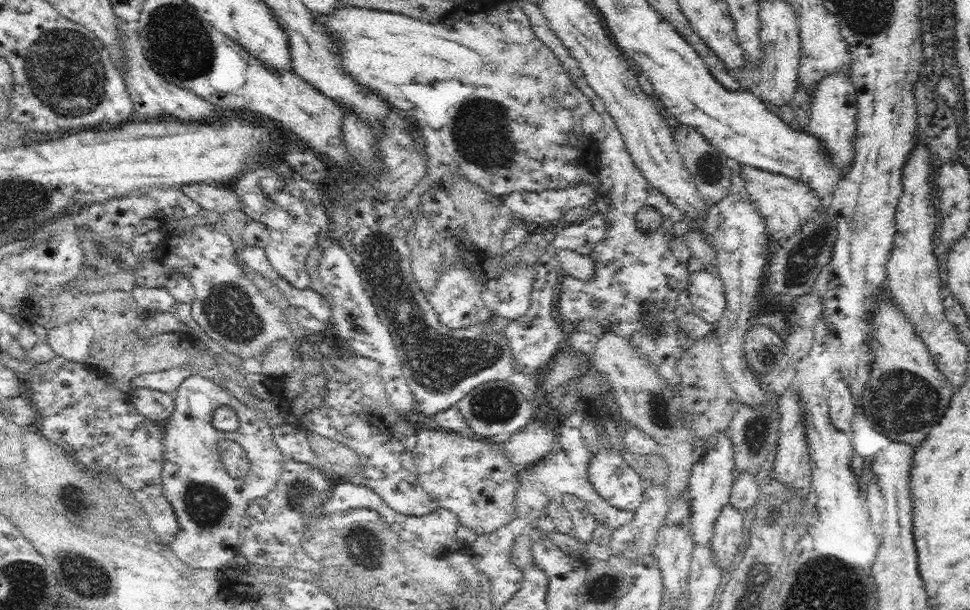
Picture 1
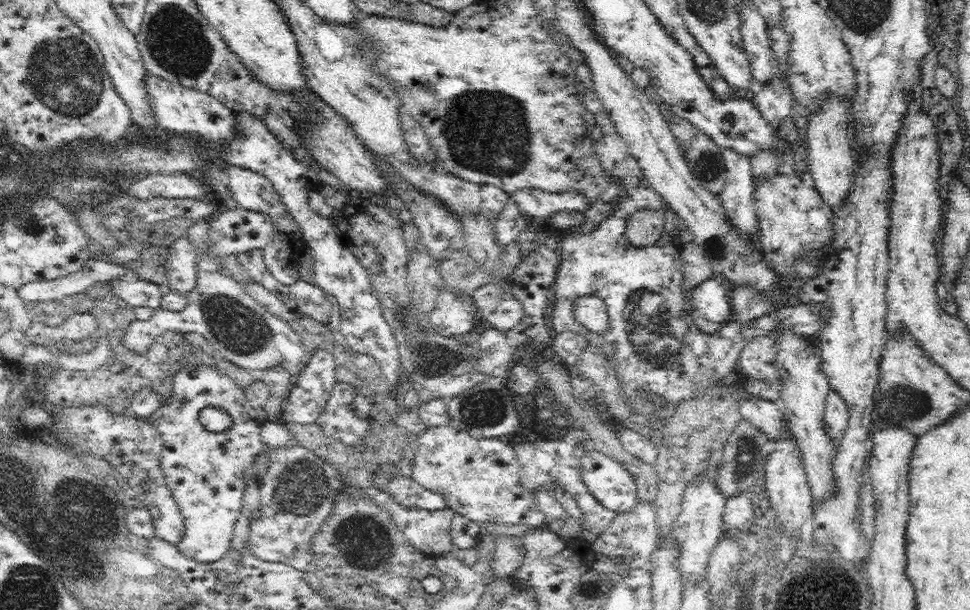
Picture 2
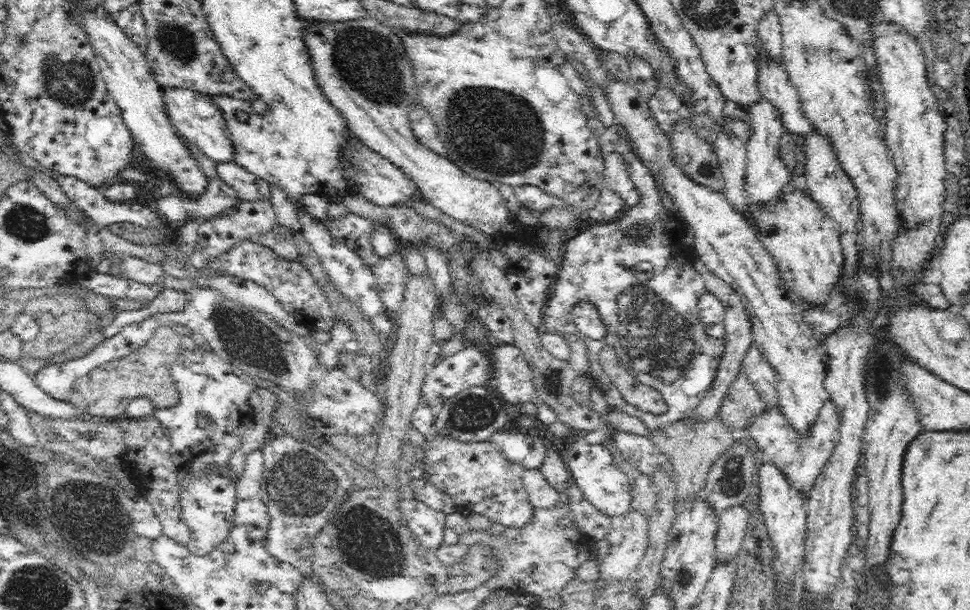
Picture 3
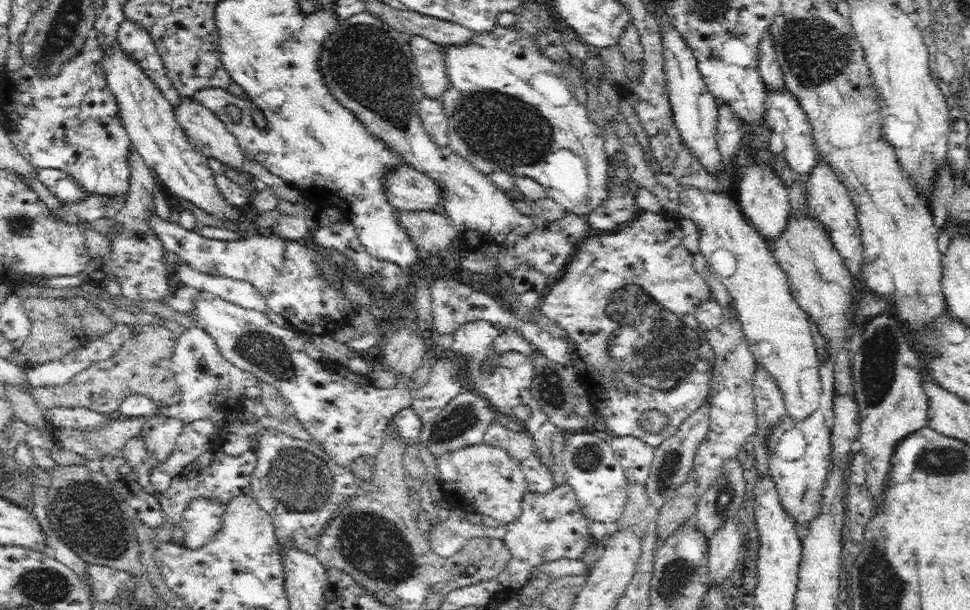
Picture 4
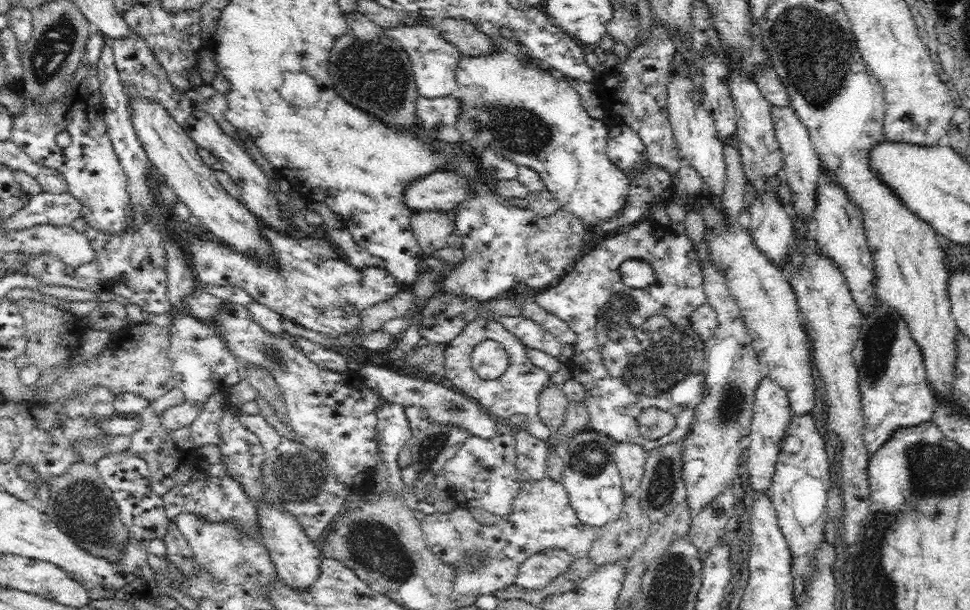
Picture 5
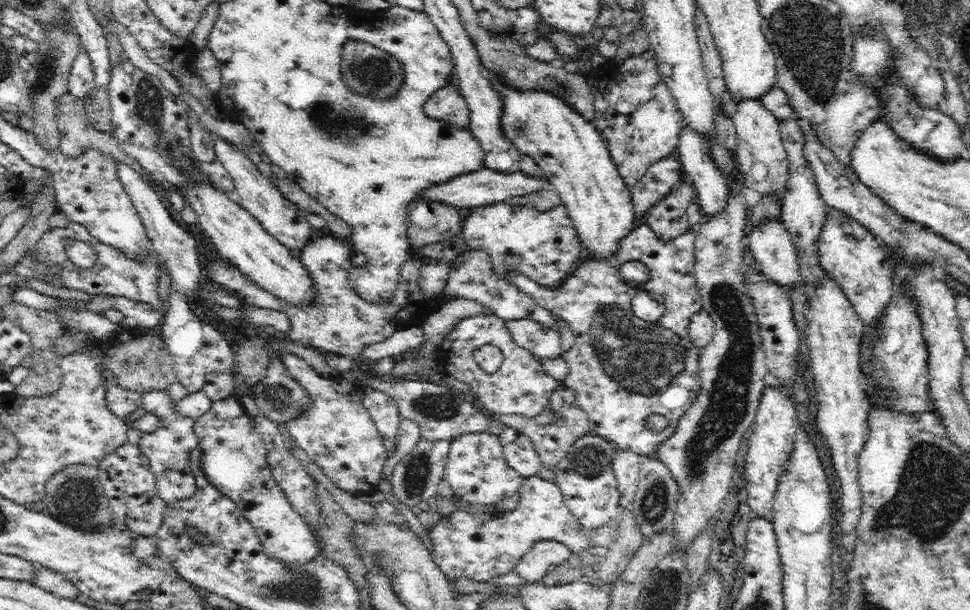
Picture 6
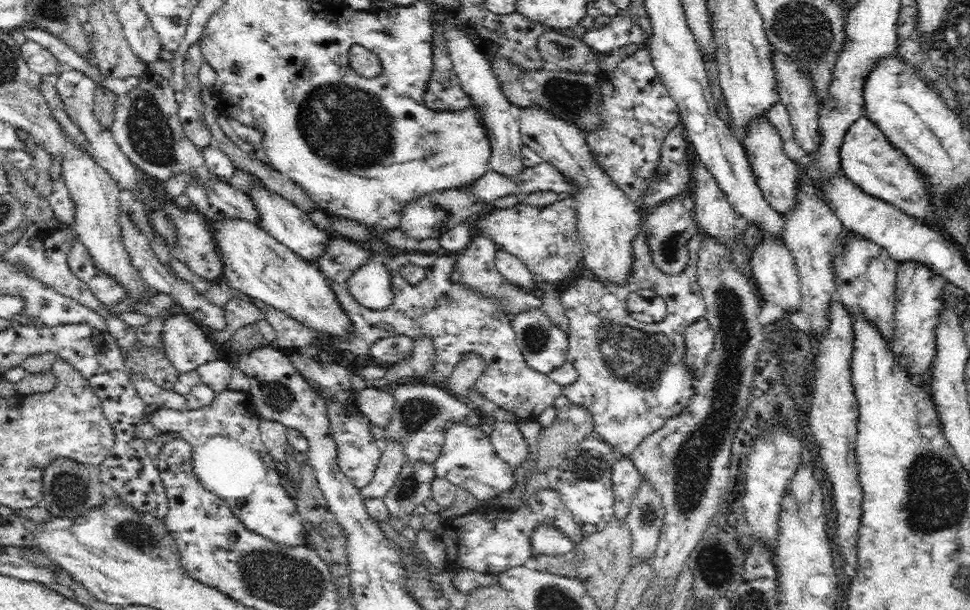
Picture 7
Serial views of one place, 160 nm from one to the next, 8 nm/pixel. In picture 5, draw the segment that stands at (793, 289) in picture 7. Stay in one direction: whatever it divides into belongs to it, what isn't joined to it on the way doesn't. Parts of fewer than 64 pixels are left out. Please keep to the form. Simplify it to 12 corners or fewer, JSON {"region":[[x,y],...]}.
{"region":[[776,192],[748,206],[751,238],[782,268],[794,238],[792,216]]}

